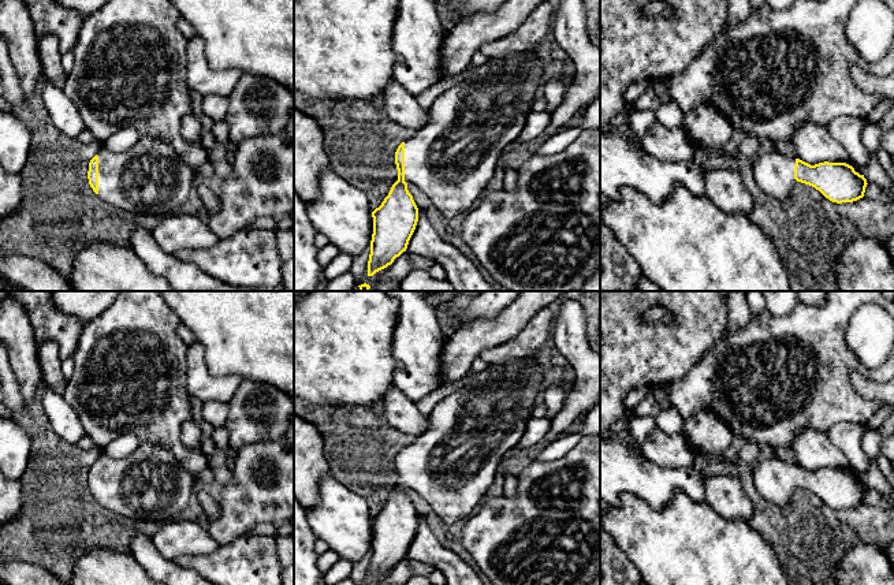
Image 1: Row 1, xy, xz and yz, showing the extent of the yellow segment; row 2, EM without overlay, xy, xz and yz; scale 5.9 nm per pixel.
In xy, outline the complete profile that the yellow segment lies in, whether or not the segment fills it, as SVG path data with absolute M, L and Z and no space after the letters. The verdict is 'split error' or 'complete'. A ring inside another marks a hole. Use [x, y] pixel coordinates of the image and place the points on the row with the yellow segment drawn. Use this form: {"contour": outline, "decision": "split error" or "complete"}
{"contour": "M141 137L128 150L113 153L105 148L90 160L89 185L111 206L141 216L163 217L176 213L198 183L193 168L165 141Z", "decision": "split error"}

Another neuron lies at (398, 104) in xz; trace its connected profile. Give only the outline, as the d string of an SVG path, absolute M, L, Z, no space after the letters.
M392 81L380 96L380 108L395 123L414 131L428 122L428 109L424 109L396 81Z

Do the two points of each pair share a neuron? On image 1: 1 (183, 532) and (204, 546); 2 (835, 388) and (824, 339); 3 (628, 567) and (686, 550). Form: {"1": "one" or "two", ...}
{"1": "one", "2": "one", "3": "two"}

